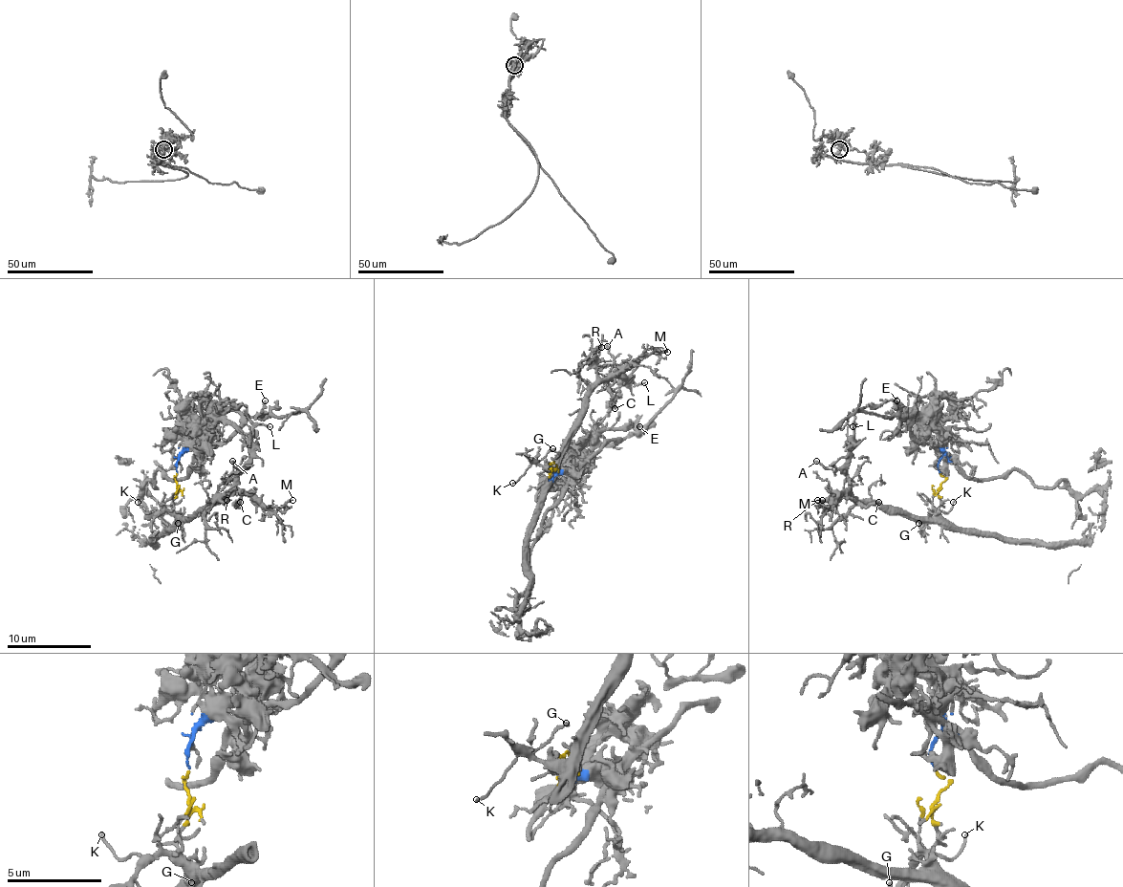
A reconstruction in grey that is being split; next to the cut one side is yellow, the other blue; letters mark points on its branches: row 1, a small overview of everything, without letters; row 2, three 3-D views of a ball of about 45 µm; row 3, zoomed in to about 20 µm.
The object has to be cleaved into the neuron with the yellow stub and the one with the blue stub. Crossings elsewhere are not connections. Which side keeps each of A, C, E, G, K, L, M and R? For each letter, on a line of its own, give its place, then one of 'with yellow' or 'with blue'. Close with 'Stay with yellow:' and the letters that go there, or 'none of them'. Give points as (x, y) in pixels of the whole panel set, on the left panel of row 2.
A: place (232, 461); with yellow
C: place (240, 502); with yellow
E: place (265, 400); with blue
G: place (178, 523); with yellow
K: place (138, 502); with yellow
L: place (269, 426); with yellow
M: place (292, 500); with yellow
R: place (226, 500); with yellow
Stay with yellow: A, C, G, K, L, M, R

